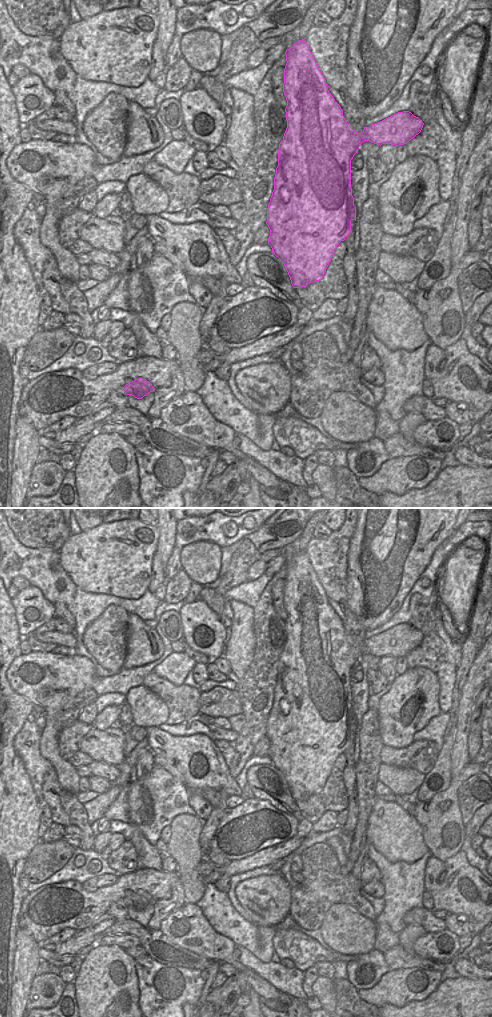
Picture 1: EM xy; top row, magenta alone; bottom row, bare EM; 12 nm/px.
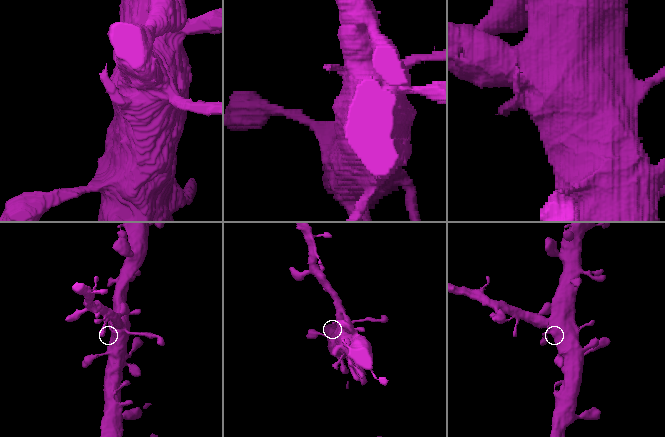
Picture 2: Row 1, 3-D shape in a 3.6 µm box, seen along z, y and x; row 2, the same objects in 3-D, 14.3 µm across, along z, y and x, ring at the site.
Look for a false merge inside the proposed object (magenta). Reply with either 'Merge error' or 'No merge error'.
No merge error.

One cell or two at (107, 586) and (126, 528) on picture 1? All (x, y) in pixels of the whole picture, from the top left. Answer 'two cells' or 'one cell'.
one cell

